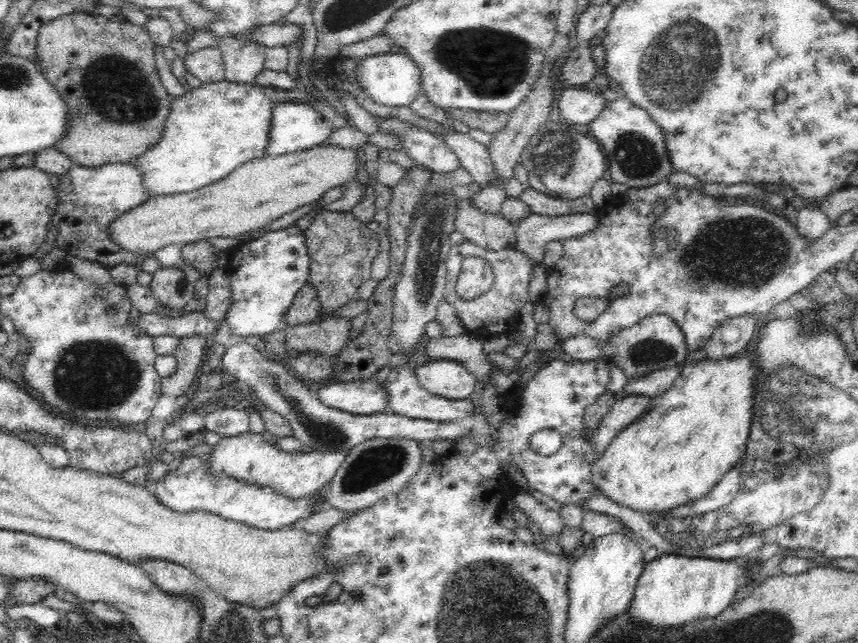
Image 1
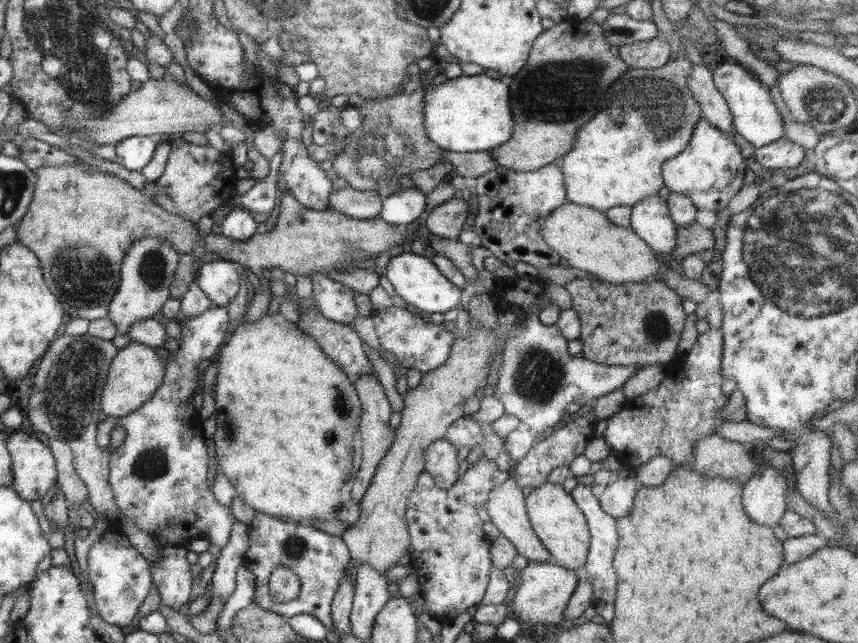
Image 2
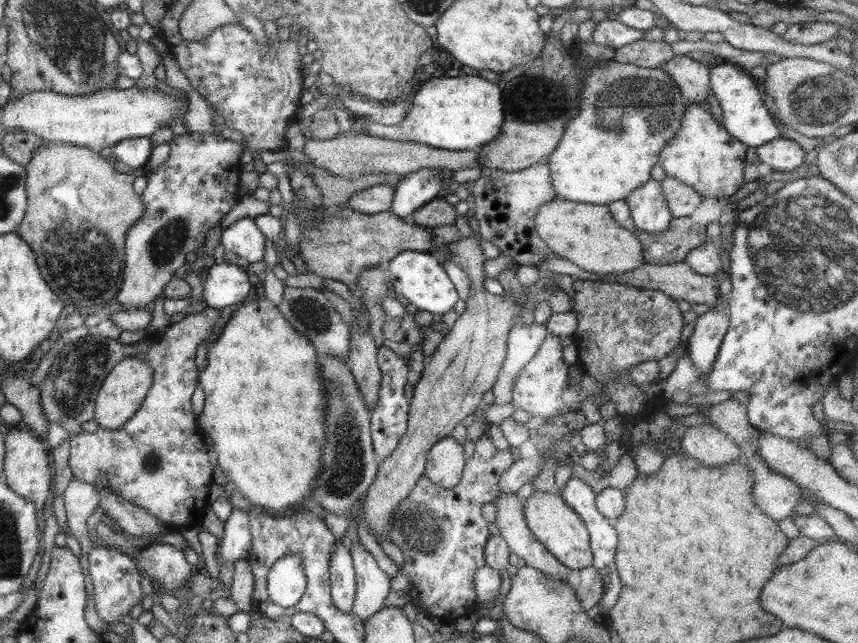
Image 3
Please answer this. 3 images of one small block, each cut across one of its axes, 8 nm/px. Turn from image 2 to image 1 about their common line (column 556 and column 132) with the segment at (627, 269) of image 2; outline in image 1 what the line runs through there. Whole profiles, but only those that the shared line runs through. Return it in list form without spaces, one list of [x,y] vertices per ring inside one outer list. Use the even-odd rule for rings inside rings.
[[[317,145],[308,150],[282,154],[282,156],[264,156],[237,166],[226,178],[204,186],[189,193],[168,194],[166,196],[150,196],[138,206],[133,206],[110,223],[108,235],[112,235],[112,243],[136,255],[153,256],[157,250],[168,245],[180,247],[209,238],[235,238],[250,231],[262,229],[272,220],[292,212],[300,206],[306,206],[336,186],[344,186],[348,180],[356,176],[358,157],[354,148]]]

